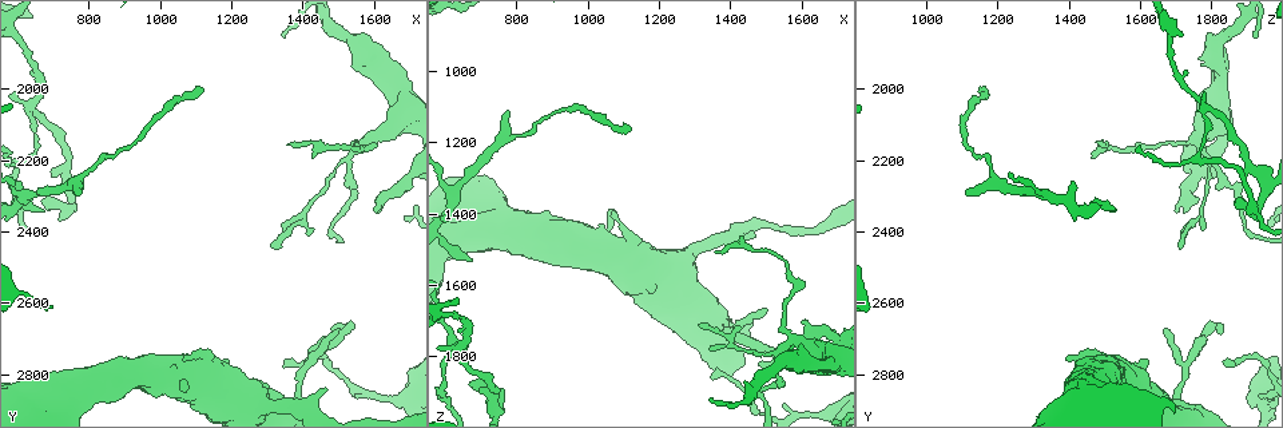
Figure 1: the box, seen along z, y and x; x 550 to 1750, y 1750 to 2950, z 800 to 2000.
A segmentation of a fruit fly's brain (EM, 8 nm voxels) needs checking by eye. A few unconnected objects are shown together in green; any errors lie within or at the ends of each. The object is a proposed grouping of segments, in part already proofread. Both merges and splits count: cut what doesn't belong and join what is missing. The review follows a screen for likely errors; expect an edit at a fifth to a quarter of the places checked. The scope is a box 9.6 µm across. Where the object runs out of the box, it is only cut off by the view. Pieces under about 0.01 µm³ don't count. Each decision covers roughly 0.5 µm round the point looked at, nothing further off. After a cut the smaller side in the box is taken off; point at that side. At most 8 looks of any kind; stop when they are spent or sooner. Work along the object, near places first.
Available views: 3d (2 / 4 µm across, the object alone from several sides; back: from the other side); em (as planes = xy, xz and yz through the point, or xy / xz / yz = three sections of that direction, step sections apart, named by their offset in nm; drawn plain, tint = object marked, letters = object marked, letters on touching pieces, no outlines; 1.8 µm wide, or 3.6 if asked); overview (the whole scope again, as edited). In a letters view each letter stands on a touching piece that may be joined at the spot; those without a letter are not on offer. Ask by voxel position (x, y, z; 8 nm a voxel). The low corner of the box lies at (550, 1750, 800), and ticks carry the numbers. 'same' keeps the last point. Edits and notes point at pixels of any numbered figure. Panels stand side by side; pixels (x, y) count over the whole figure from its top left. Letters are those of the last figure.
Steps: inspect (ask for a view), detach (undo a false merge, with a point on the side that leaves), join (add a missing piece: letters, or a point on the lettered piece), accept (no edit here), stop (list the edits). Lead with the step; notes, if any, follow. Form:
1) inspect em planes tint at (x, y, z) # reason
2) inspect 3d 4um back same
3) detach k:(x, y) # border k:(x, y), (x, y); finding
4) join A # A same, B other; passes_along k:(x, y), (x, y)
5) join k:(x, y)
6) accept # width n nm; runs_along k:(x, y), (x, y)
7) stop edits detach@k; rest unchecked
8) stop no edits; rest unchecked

inspect 3d 2um at (640, 2040, 1780) # three-way junction

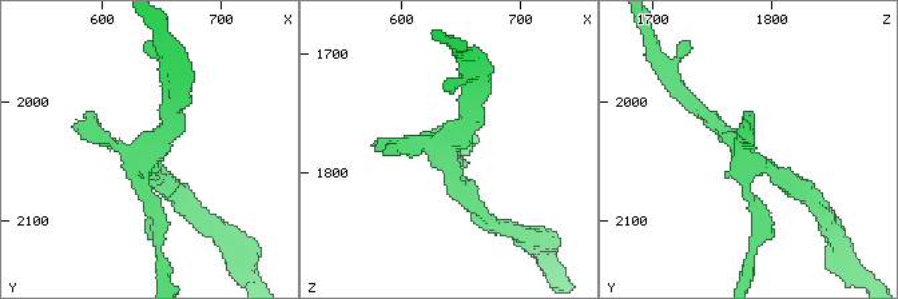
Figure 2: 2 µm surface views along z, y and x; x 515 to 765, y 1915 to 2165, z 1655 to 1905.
inspect em 3.6um yz step 8 tint at (632, 2042, 1774) # arms 3

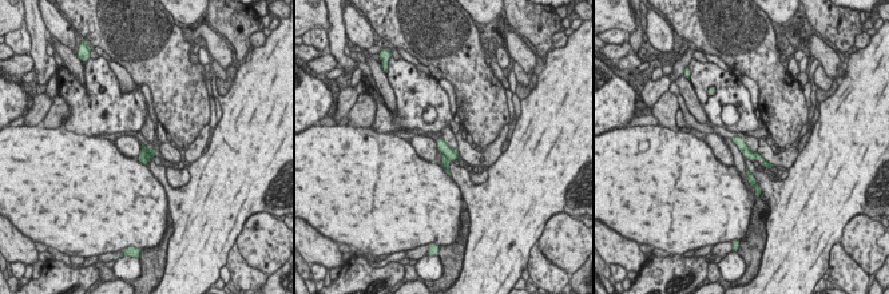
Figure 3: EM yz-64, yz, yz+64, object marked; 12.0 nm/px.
inspect em 3.6um planes letters same # cut it another way

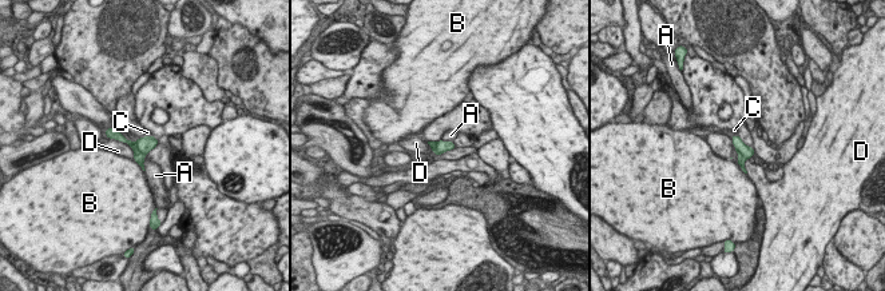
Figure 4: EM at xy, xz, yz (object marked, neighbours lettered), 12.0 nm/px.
detach 4:(139, 156) # width 160 nm; A other, B other, C other, D other; part_leaving 4:(108, 131), (129, 142), (141, 159); two cells meet here

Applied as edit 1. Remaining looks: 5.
inspect 3d 2um at (670, 2320, 1880) # free end

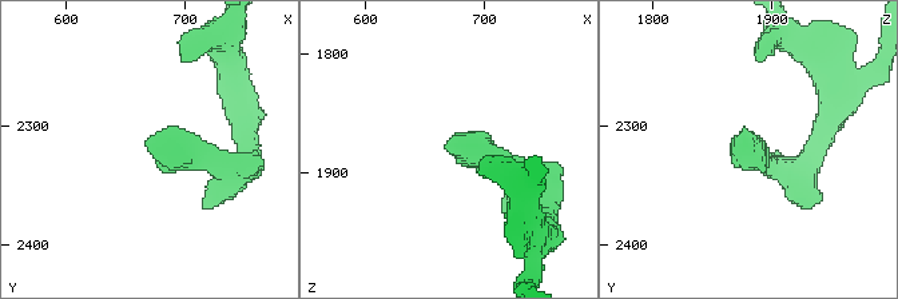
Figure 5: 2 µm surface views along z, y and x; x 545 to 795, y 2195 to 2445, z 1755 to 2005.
inspect em planes plain at (668, 2312, 1876) # now the EM

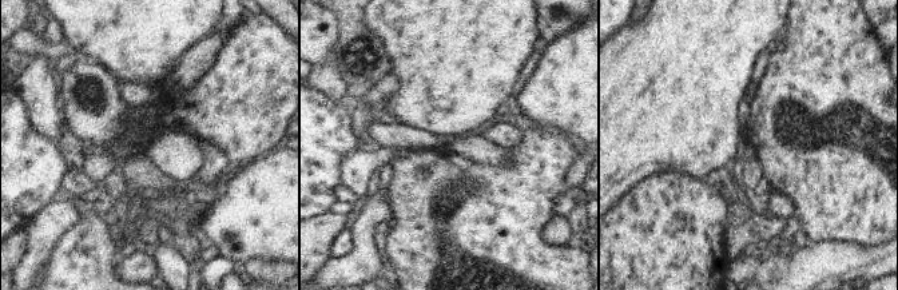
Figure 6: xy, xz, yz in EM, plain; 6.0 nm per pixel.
inspect em planes letters same # see the neighbours

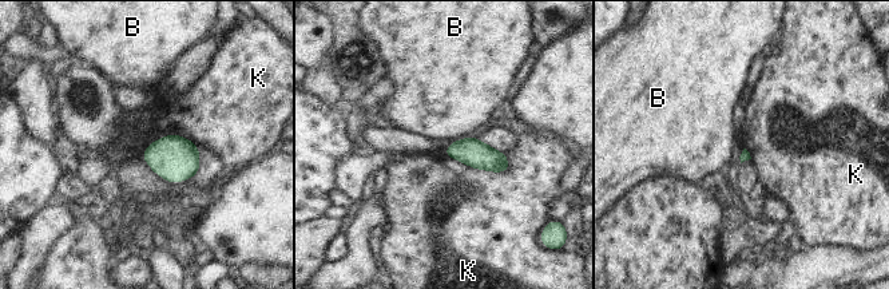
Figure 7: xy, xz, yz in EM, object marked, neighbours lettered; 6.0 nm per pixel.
accept # longest_contact K 440 nm; B other, K other; none of them fits

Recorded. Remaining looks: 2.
inspect 3d 4um at (1480, 2680, 1820) # an open end

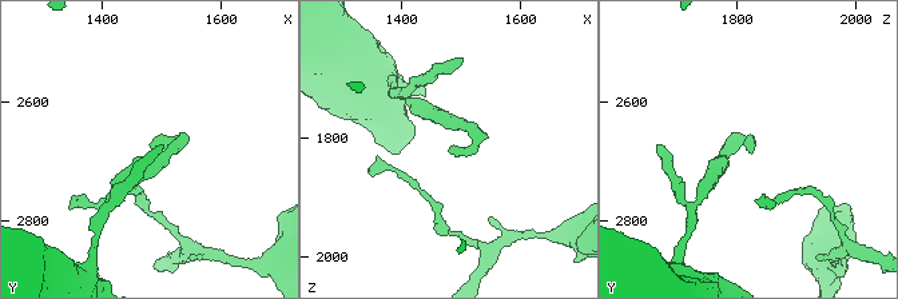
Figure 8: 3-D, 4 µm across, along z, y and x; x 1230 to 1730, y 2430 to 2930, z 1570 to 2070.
inspect em planes letters at (1485, 2685, 1830)

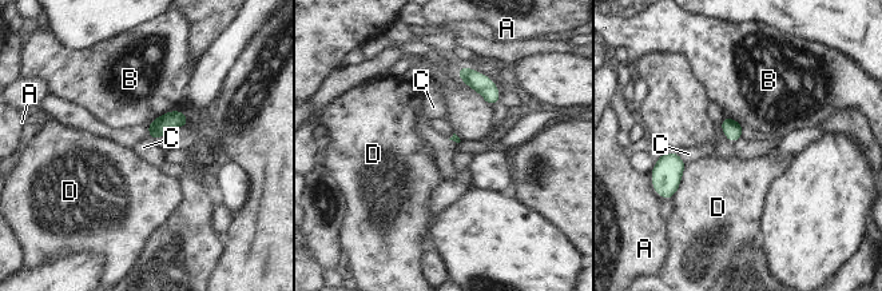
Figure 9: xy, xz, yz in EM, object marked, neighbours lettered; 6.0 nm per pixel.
accept # longest_contact B 220 nm; A other, B other, C other, D other; none of them fits

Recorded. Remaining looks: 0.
stop edits detach@4; rest unchecked

